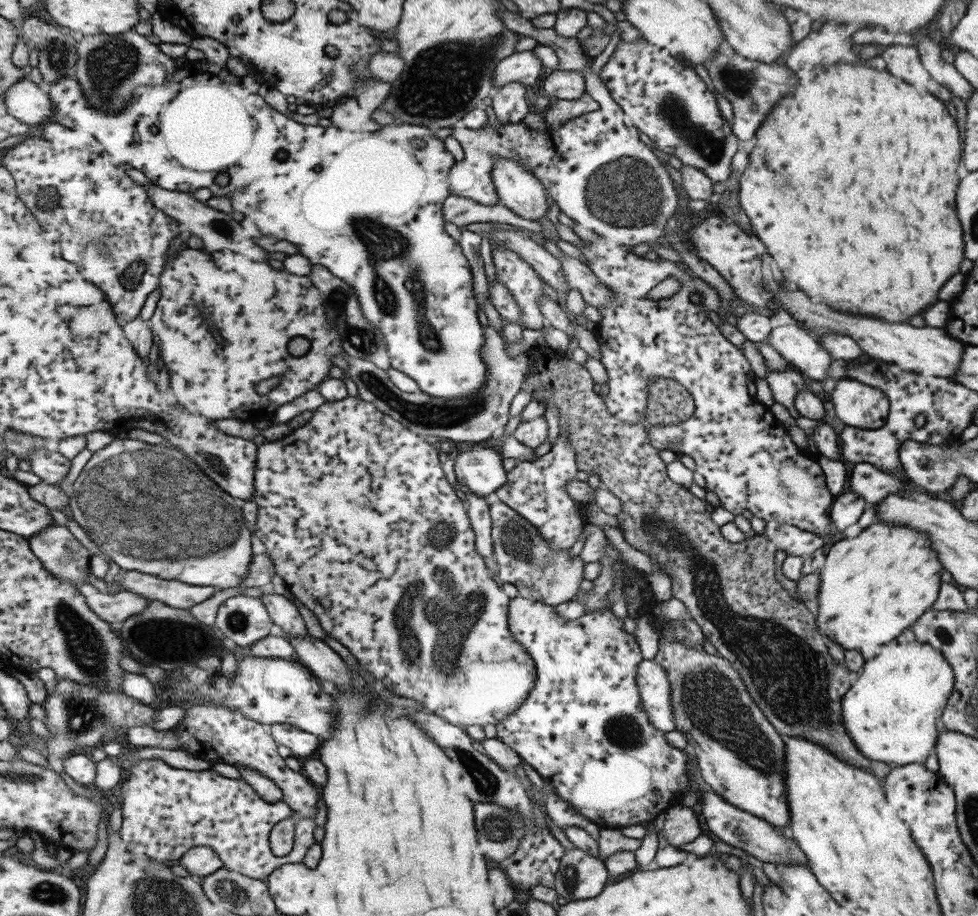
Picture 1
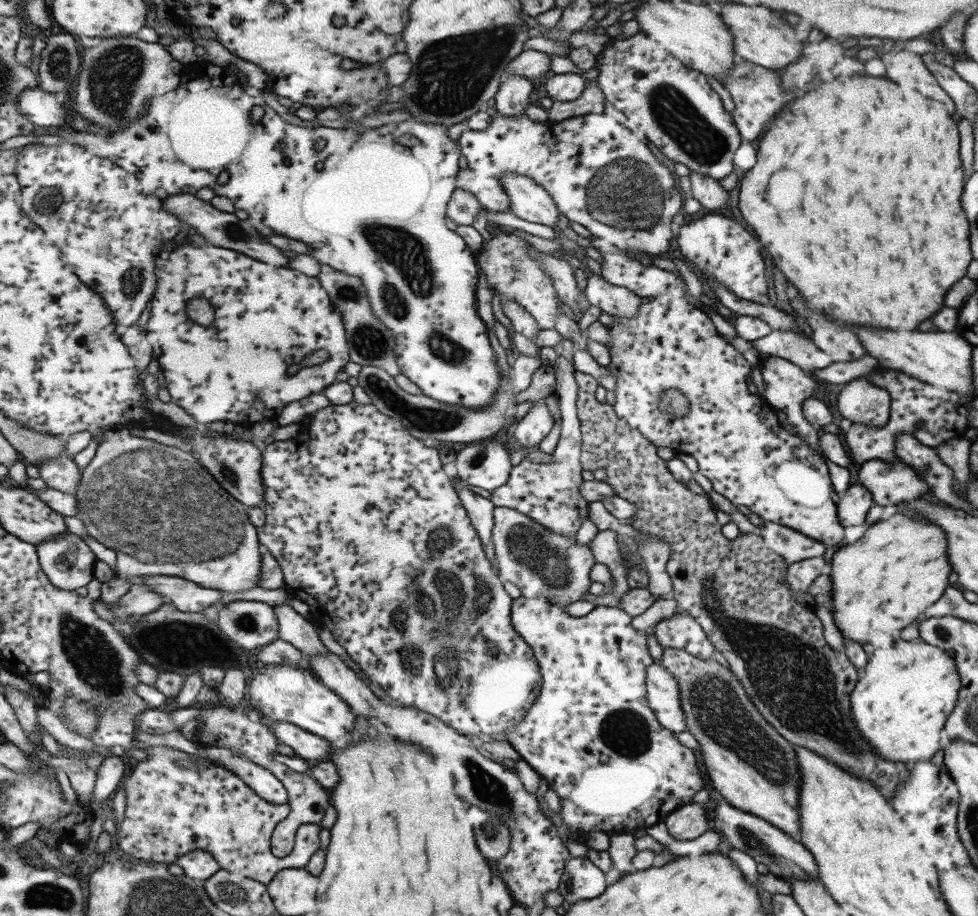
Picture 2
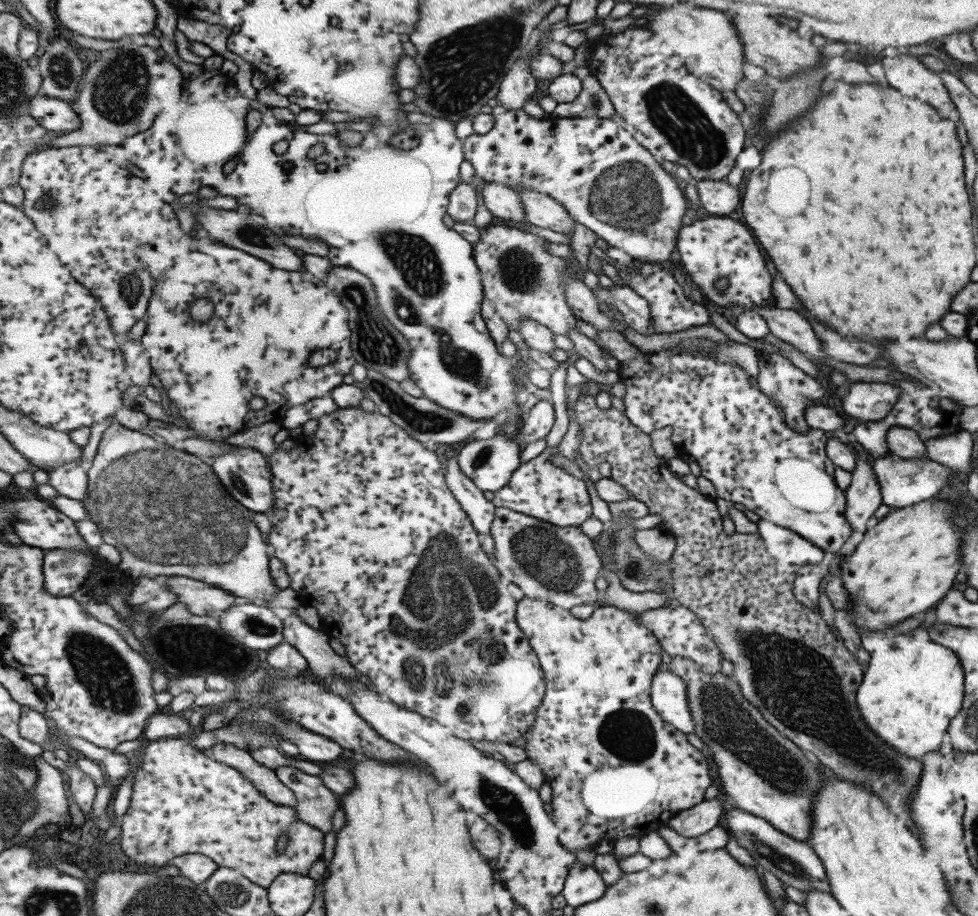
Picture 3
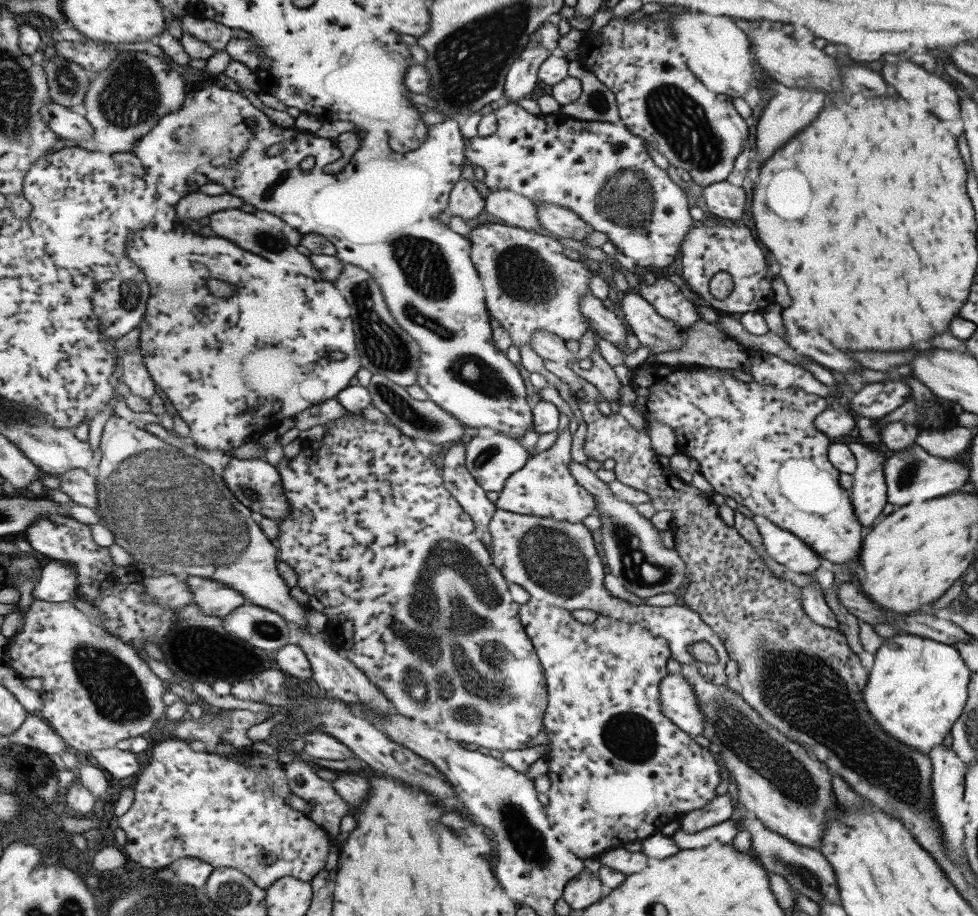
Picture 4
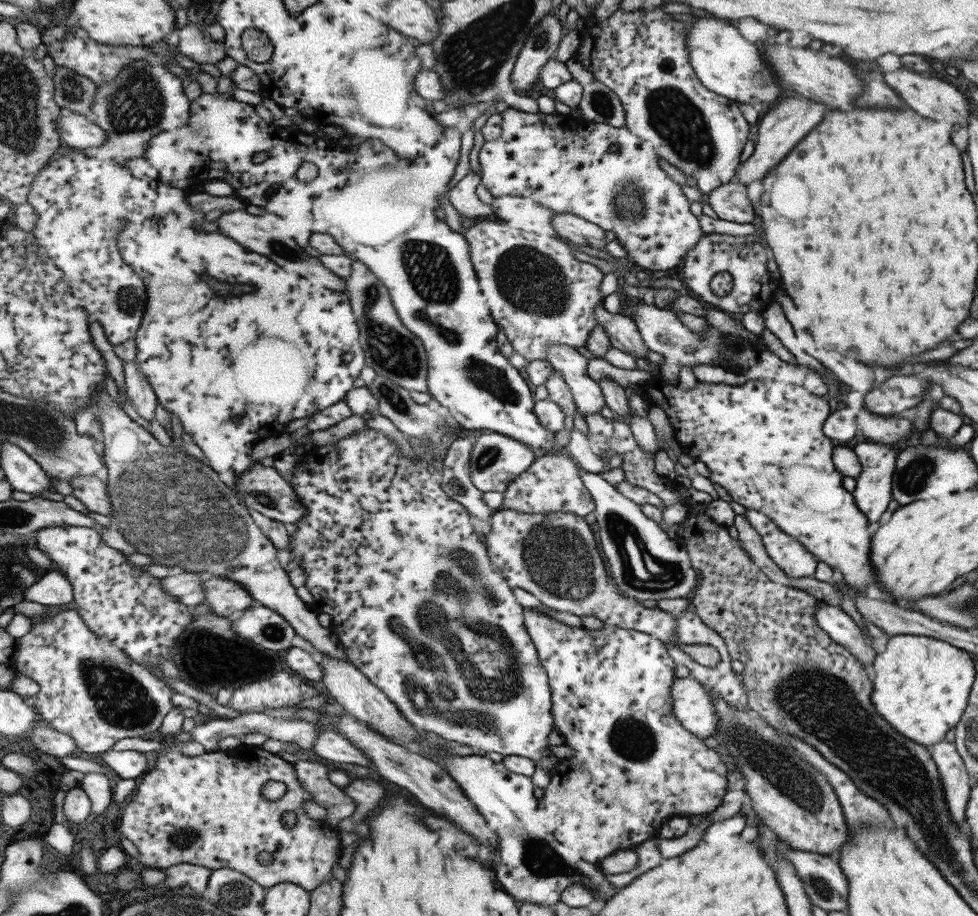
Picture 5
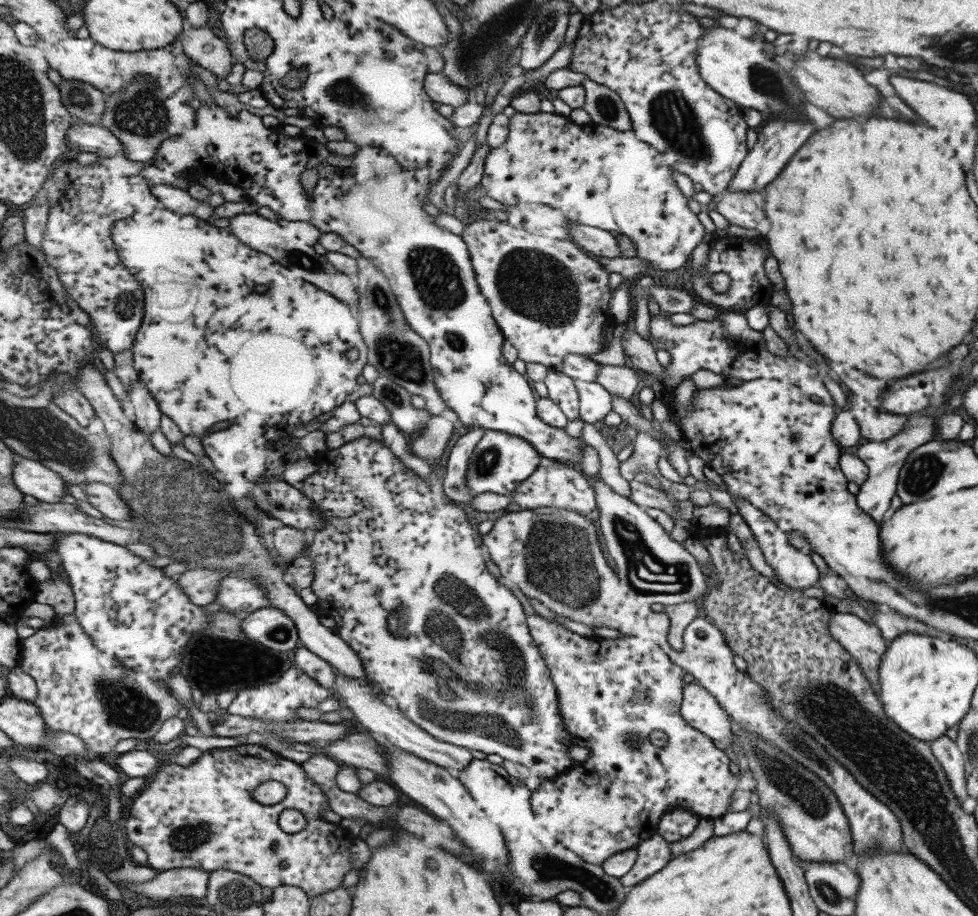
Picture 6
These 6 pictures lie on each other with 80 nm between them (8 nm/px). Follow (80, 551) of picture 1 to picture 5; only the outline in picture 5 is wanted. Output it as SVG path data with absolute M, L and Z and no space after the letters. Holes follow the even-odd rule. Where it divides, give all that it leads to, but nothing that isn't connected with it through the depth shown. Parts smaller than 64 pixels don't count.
M60 569L47 570L41 580L25 589L23 598L49 607L69 604L74 600L74 588L66 573Z

